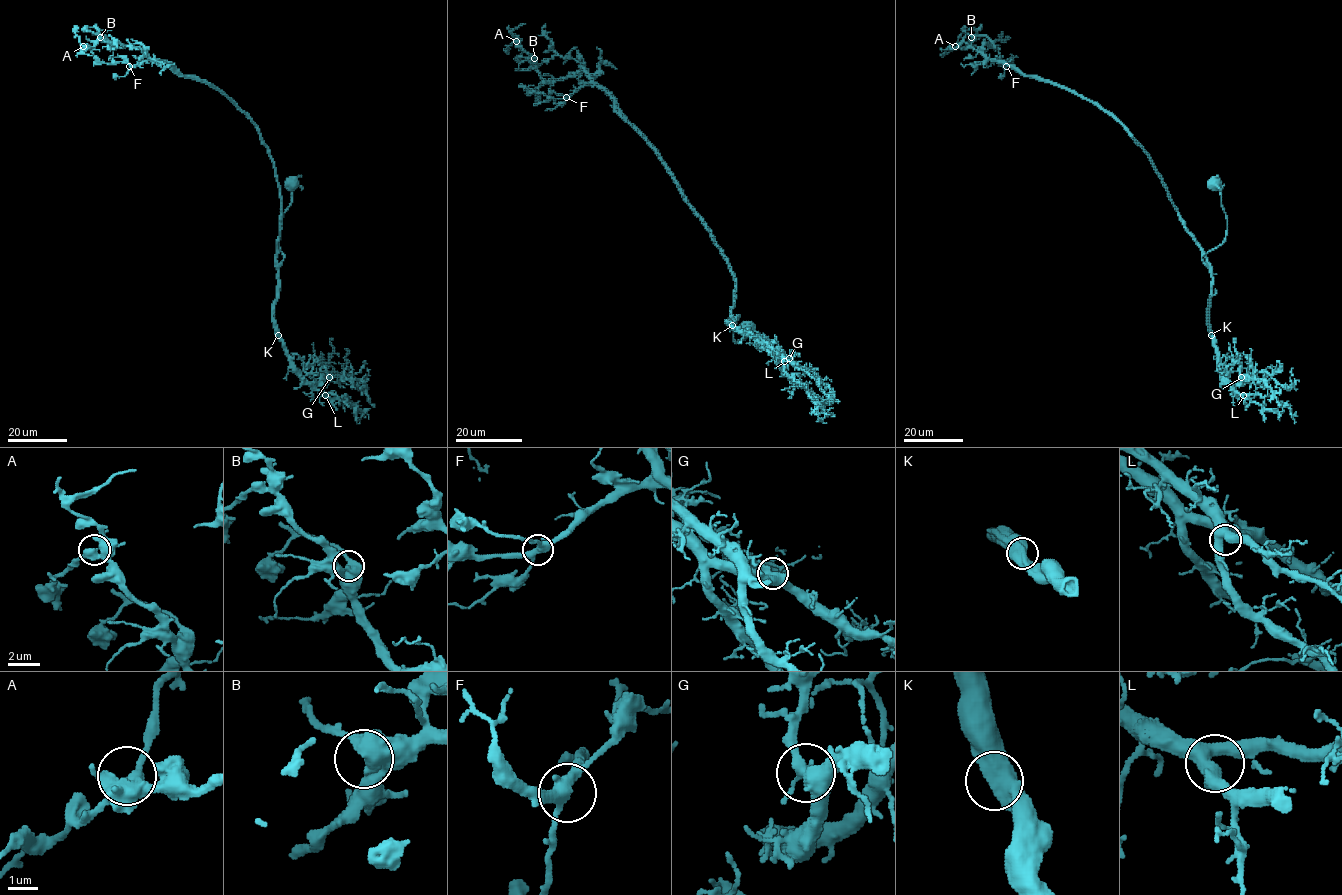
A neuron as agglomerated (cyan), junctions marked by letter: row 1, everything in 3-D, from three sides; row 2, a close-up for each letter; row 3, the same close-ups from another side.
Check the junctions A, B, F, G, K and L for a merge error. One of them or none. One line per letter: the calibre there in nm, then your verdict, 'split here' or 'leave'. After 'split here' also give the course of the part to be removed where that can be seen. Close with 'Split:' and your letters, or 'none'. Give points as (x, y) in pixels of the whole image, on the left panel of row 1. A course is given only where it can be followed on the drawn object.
A: 500 nm thick; leave
B: 500 nm thick; leave
F: 360 nm thick; leave
G: 480 nm thick; leave
K: 650 nm thick; leave
L: 480 nm thick; leave
Split: none

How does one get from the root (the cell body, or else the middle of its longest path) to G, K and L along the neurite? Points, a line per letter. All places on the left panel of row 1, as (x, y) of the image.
G: (293, 184), (291, 203), (281, 220), (284, 260), (274, 322), (290, 365), (308, 381), (324, 384), (329, 377)
K: (293, 184), (291, 203), (282, 217), (279, 241), (284, 260), (278, 267), (278, 296), (274, 304), (278, 335)
L: (293, 184), (291, 203), (281, 220), (279, 249), (284, 260), (278, 267), (274, 322), (290, 365), (325, 395)

